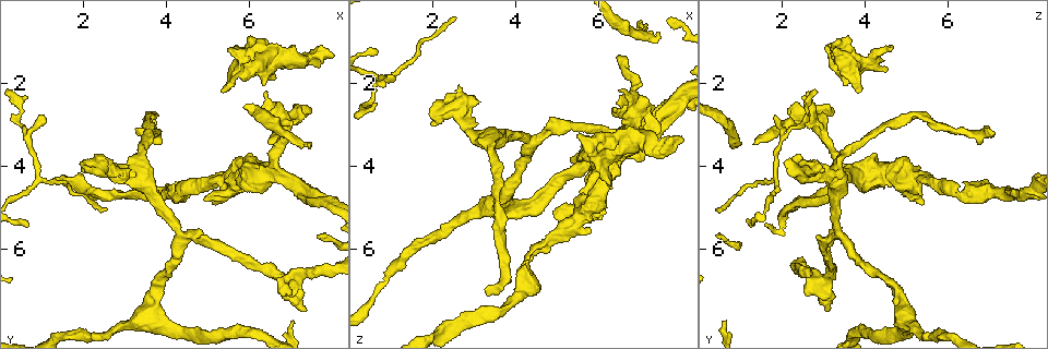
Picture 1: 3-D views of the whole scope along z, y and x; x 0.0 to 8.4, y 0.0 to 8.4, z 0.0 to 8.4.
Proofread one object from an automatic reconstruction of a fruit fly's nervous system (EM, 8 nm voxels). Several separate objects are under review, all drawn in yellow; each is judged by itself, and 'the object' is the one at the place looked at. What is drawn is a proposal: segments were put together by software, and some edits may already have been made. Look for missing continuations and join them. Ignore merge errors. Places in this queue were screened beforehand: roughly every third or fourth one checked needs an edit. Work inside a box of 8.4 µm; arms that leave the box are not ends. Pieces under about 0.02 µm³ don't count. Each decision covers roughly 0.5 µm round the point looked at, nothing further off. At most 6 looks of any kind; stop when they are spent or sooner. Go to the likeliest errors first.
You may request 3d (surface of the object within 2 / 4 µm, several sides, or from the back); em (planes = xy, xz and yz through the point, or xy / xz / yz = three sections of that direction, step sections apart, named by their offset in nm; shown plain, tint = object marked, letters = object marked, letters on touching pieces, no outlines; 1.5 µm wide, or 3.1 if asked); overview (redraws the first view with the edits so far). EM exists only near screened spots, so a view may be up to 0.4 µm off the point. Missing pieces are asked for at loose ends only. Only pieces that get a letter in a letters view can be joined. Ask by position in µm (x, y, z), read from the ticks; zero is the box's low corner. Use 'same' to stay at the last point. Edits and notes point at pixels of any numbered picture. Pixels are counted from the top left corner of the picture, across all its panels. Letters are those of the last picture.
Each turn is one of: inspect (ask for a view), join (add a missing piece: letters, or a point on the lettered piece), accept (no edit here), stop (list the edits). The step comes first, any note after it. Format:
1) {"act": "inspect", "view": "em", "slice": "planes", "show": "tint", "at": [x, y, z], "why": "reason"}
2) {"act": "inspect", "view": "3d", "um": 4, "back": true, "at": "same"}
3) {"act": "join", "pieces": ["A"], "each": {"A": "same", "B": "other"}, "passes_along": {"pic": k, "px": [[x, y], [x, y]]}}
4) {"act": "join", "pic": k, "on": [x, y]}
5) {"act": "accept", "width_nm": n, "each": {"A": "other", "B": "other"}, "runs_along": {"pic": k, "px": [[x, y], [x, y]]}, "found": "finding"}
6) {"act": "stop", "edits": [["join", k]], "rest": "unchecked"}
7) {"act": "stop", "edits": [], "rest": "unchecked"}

{"act": "inspect", "view": "em", "slice": "yz", "step": 4, "show": "letters", "at": [3.20, 3.10, 6.95]}

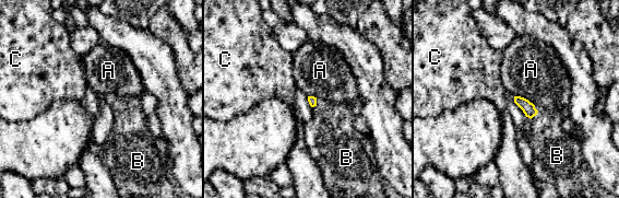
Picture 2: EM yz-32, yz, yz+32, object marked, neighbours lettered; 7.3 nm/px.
{"act": "join", "pieces": ["B"], "each": {"A": "other", "B": "same", "C": "other"}, "passes_along": {"pic": 2, "px": [[528, 108], [537, 112], [549, 143]]}, "found": "the neuron continues"}

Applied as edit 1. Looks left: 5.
{"act": "inspect", "view": "overview", "why": "redraw"}

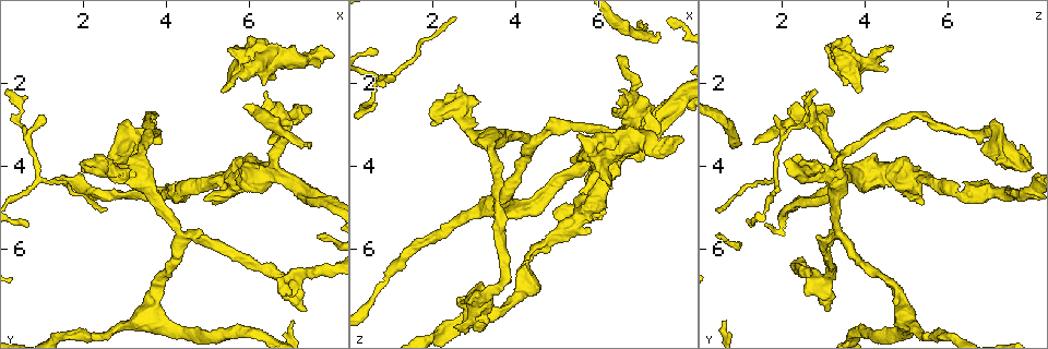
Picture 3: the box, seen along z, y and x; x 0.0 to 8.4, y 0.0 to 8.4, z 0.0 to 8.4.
{"act": "inspect", "view": "em", "slice": "planes", "show": "letters", "at": [7.45, 3.45, 0.80], "why": "an open end"}

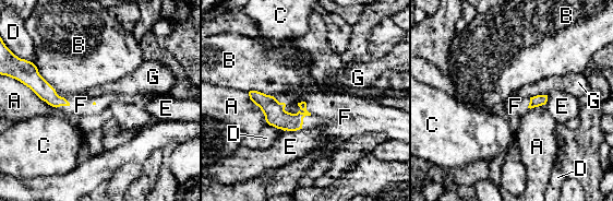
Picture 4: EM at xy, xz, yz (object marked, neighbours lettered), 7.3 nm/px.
{"act": "join", "pieces": ["F"], "each": {"A": "other", "B": "other", "C": "other", "D": "other", "E": "other", "F": "same", "G": "other"}, "passes_along": {"pic": 4, "px": [[275, 115], [297, 113], [331, 113]]}, "found": "the neuron continues"}

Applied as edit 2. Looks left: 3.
{"act": "inspect", "view": "3d", "um": 2, "back": true, "at": [1.05, 2.80, 1.80], "why": "thin end"}

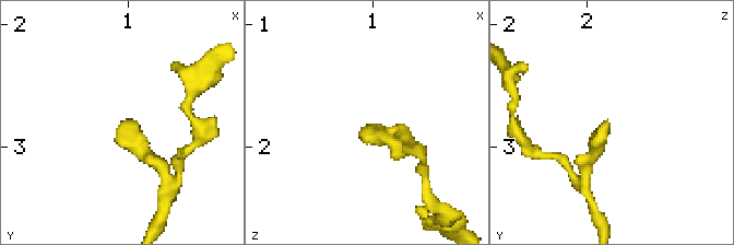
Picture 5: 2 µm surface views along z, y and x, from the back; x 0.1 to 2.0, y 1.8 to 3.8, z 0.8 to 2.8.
{"act": "inspect", "view": "em", "slice": "planes", "show": "letters", "at": [1.08, 2.82, 1.86], "why": "shape alone is not enough"}

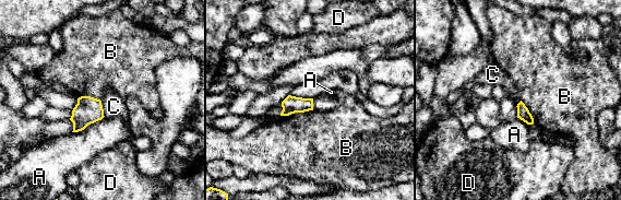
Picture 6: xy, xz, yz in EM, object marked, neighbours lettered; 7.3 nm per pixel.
{"act": "accept", "width_nm": 90, "each": {"A": "other", "B": "other", "C": "other", "D": "other"}, "border": {"pic": 6, "px": [[100, 101], [105, 116]]}, "found": "no lettered piece goes on from it"}

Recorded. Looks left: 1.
{"act": "stop", "edits": [["join", 2], ["join", 4]], "rest": "unchecked"}

